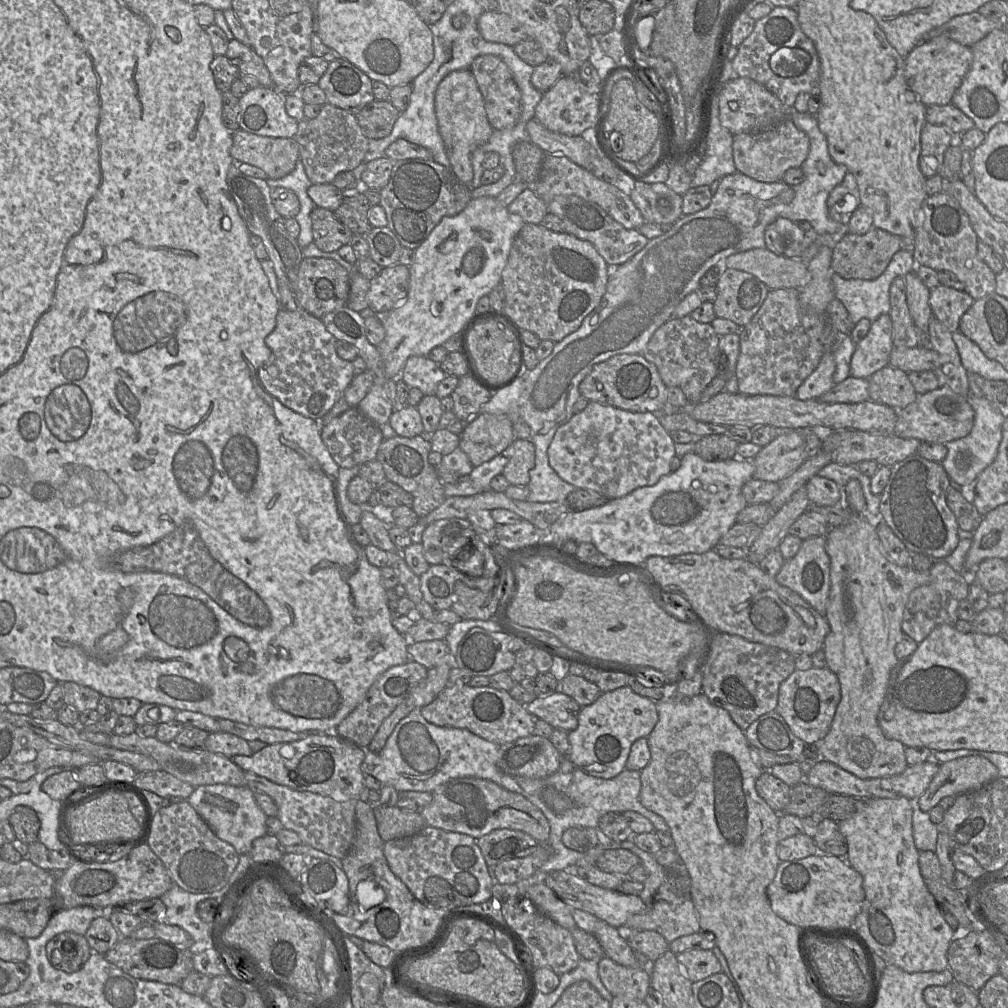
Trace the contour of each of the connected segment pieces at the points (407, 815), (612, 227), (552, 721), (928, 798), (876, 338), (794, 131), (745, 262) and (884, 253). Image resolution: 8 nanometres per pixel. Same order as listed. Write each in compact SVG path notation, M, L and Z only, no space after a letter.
M396 805L372 807L378 833L384 842L412 836L427 826L418 811L402 810Z
M557 196L546 202L548 213L557 215L564 222L565 233L592 243L609 266L625 263L641 251L649 241L638 229L626 229L599 205L579 196Z
M557 691L546 697L537 697L528 705L523 706L531 715L544 720L553 728L570 732L578 727L581 706L562 692Z
M965 756L940 765L925 792L915 800L923 812L929 812L947 796L978 790L998 778L998 768L982 756Z
M882 314L871 322L867 335L855 345L850 376L869 379L876 371L889 365L893 349L892 320L889 314Z
M787 118L775 127L762 132L744 132L734 135L733 158L739 172L761 182L782 181L790 168L801 167L810 152L808 135L797 128L791 118Z
M754 248L726 258L727 268L756 276L770 290L801 289L811 281L807 263L779 256L768 248Z
M873 227L865 234L847 232L837 238L833 249L832 269L845 279L874 280L886 270L892 257L899 250L914 252L915 238L892 234Z

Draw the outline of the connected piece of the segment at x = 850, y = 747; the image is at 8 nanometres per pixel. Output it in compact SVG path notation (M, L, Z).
M853 513L846 525L831 527L826 535L826 551L830 558L830 593L825 618L830 631L825 637L823 651L827 668L839 679L841 700L830 730L823 739L819 757L860 779L898 775L909 766L906 747L900 741L884 736L878 724L878 713L885 699L891 671L900 662L895 647L903 634L902 621L907 601L914 589L929 582L930 575L892 562L884 552L876 527L863 514Z

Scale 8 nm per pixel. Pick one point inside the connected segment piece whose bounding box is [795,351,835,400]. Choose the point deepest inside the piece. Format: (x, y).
(820, 381)

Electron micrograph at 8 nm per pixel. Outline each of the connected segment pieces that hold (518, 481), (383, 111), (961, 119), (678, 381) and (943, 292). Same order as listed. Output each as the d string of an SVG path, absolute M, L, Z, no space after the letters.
M530 439L513 441L513 456L503 469L502 474L511 485L528 485L530 470L535 465L535 446Z
M373 100L355 115L363 134L369 140L387 137L401 112L388 100Z
M952 103L927 106L926 123L944 126L956 136L975 127L973 120Z
M690 315L671 318L661 325L649 340L643 356L653 363L667 387L679 387L688 404L700 403L705 388L717 375L720 336L710 323L701 323Z
M939 285L931 290L929 305L934 318L953 333L959 330L963 314L971 307L974 299L965 291Z

